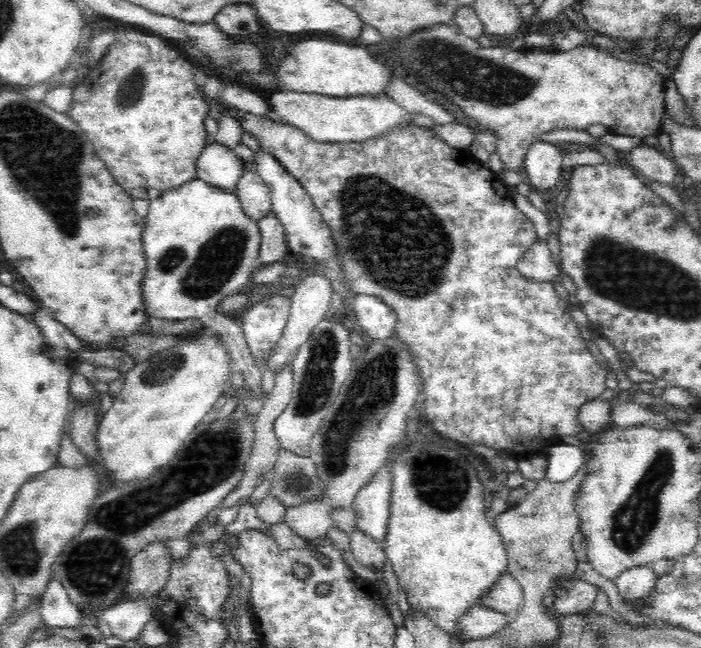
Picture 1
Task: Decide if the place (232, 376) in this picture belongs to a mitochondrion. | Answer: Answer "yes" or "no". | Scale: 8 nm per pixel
no

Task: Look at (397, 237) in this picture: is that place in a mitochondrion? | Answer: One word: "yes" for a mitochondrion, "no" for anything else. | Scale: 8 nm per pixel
yes

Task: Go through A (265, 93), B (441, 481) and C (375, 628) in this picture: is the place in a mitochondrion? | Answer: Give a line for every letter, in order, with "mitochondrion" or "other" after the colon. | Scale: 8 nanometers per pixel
A: other
B: mitochondrion
C: other

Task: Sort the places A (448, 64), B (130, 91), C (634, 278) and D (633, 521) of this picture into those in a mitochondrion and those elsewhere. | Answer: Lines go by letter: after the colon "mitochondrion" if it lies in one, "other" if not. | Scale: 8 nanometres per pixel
A: mitochondrion
B: mitochondrion
C: mitochondrion
D: mitochondrion

